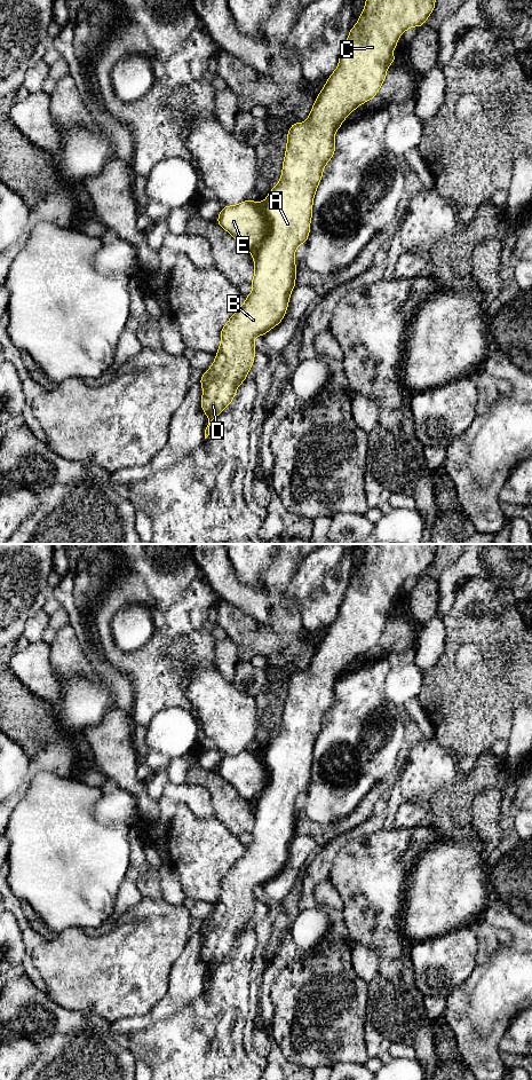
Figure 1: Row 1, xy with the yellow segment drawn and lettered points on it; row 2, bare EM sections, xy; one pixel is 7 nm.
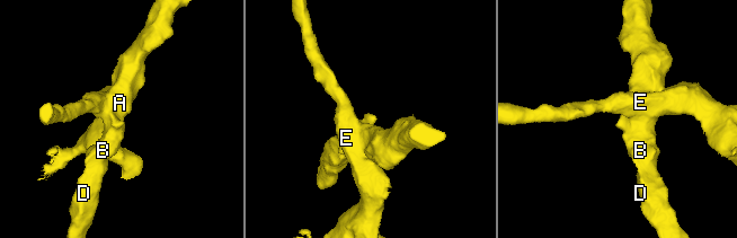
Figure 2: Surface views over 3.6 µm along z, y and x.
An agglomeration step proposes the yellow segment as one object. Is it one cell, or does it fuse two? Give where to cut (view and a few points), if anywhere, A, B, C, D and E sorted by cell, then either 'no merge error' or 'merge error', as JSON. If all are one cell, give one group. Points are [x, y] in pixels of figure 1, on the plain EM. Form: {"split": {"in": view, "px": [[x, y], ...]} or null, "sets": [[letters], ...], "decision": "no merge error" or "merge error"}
{"split": {"in": "xy", "px": [[260, 751], [266, 769], [266, 785], [252, 802]]}, "sets": [["A", "B", "C", "D"], ["E"]], "decision": "merge error"}

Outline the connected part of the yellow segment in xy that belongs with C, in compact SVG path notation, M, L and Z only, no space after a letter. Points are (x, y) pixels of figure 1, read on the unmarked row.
M367 544L364 560L350 580L339 615L316 647L310 665L304 673L294 672L289 678L280 731L267 749L260 751L267 770L267 783L253 802L253 841L222 878L216 908L200 928L204 940L201 959L208 967L205 988L209 985L212 970L231 953L238 936L246 930L256 902L254 888L279 874L287 860L291 842L296 835L295 799L308 789L315 742L324 716L335 702L335 681L358 655L375 646L386 630L388 616L397 609L392 600L398 588L407 578L424 574L435 558L435 550L436 544Z

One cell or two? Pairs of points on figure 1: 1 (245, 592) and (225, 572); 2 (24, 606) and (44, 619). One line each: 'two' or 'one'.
1: one
2: two

